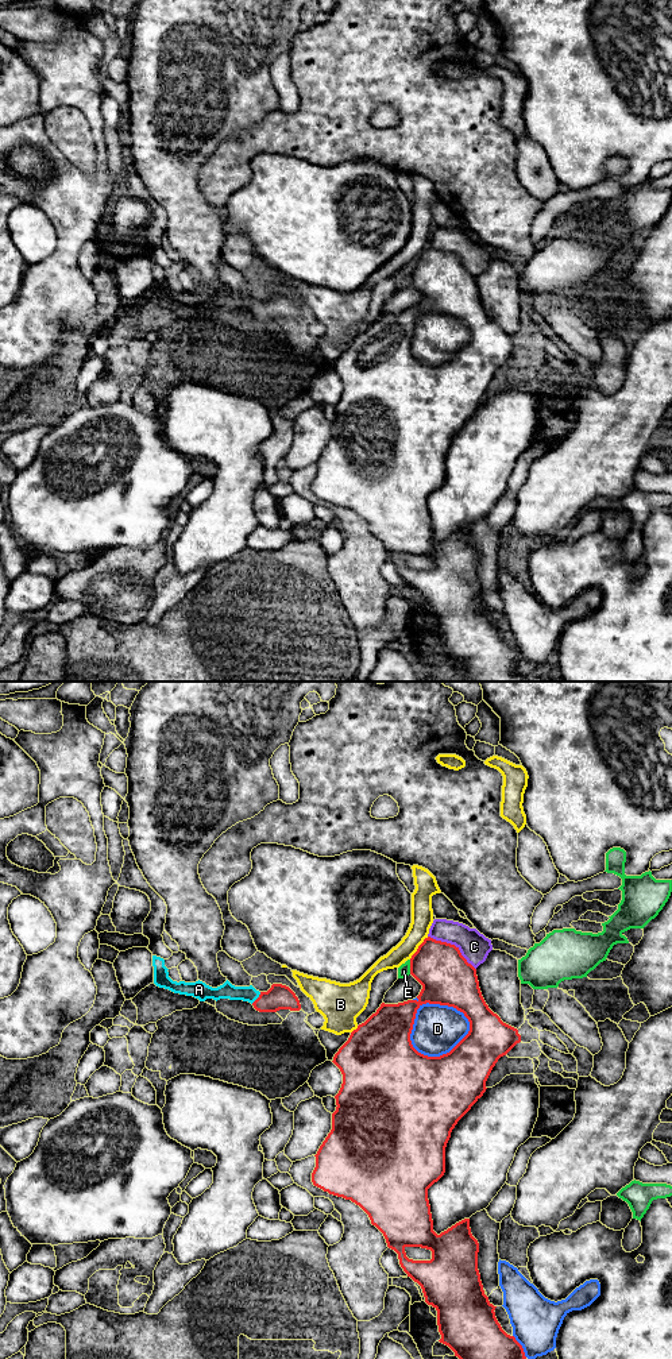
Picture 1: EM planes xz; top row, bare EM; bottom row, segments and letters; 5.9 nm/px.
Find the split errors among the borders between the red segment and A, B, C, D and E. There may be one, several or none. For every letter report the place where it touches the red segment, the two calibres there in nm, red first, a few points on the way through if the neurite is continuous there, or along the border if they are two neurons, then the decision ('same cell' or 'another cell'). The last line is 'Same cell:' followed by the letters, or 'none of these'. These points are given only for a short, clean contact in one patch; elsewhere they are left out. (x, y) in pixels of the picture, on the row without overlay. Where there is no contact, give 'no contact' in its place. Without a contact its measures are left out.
A: meets red in xz at (258, 307); 150 nm thick on the red side, 100 nm on the other; runs through xz (278, 305), (258, 307), (250, 302), (227, 300); same cell
B: meets red in xz at (418, 257); 320 nm thick on the red side, 130 nm on the other; another cell
C: meets red in xz at (454, 254); 320 nm thick on the red side, 180 nm on the other; another cell
D: meets red in xz at (443, 363); 440 nm thick on the red side, 280 nm on the other; another cell
E: meets red in xz at (410, 275); 320 nm thick on the red side, 80 nm on the other; another cell
Same cell: A

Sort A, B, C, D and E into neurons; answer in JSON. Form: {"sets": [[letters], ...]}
{"sets": [["A"], ["B"], ["C"], ["D"], ["E"]]}

